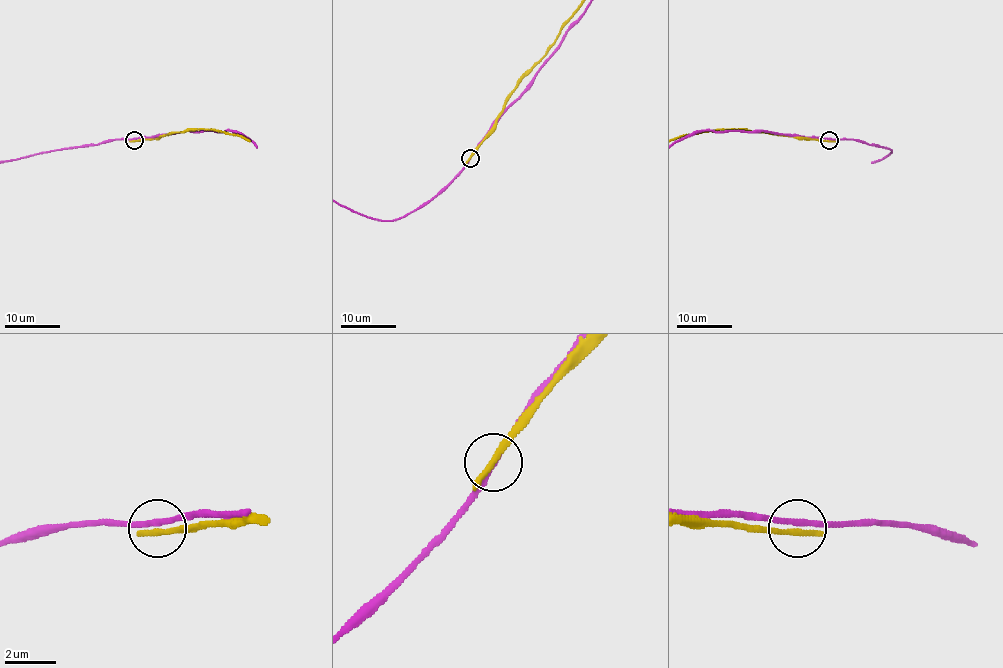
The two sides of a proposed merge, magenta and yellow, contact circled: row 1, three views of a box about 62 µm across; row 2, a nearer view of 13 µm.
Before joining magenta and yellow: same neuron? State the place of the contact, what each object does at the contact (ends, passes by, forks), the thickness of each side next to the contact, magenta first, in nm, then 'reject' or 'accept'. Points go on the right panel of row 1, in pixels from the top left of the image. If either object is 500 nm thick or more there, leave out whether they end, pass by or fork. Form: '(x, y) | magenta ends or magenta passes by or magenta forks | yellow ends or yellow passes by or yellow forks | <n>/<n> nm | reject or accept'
(829, 140) | magenta passes by | yellow passes by | 200/200 nm | reject

